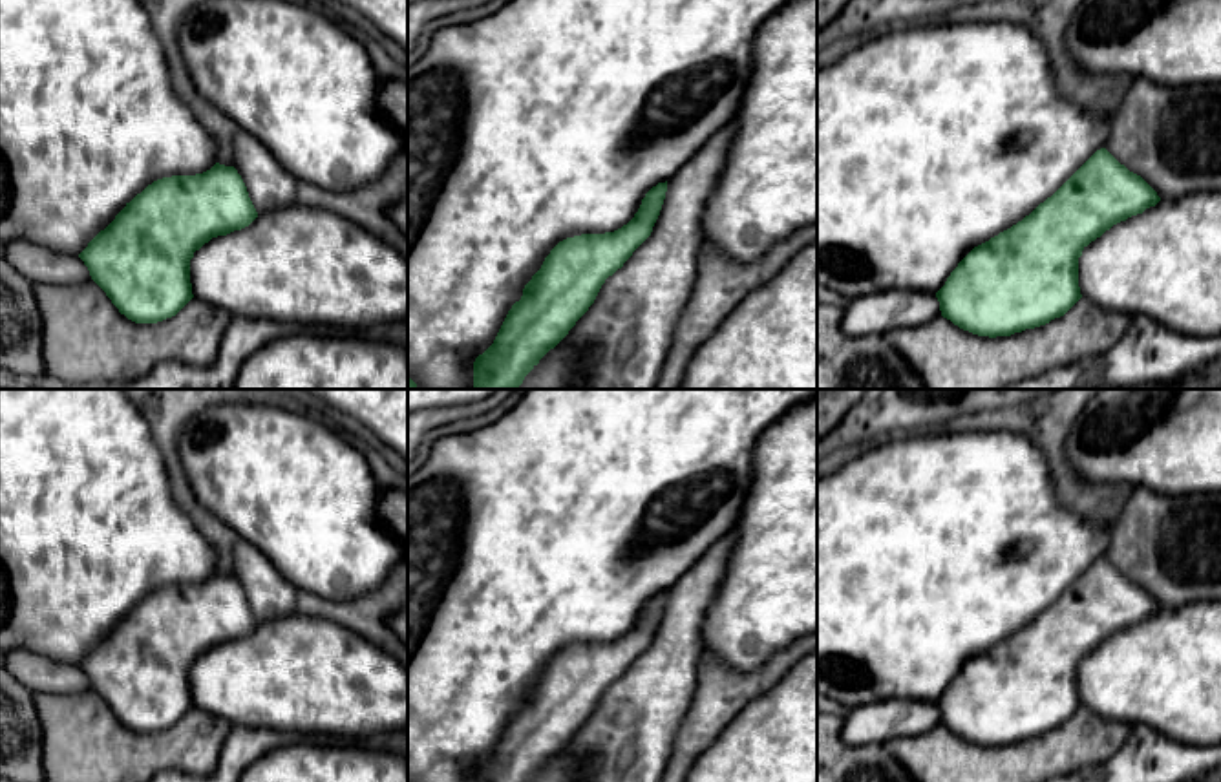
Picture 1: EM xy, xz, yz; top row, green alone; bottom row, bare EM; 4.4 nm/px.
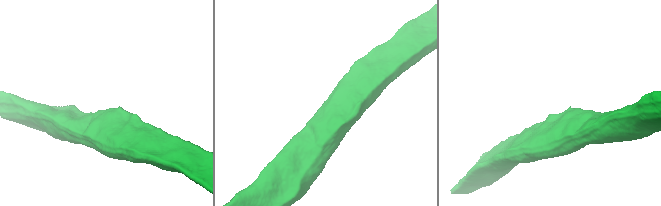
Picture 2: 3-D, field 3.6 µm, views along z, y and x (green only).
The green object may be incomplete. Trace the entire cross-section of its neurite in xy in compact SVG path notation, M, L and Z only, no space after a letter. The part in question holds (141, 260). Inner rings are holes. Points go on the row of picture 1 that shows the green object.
M216 163L196 175L172 175L148 185L79 254L91 280L135 323L175 316L192 298L190 259L212 238L249 227L258 212L234 166Z

